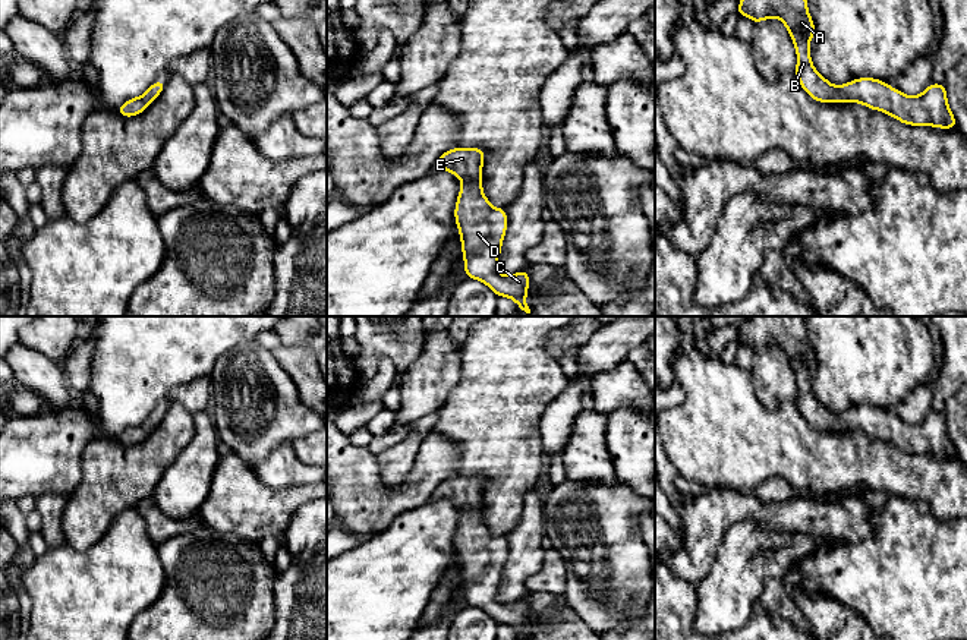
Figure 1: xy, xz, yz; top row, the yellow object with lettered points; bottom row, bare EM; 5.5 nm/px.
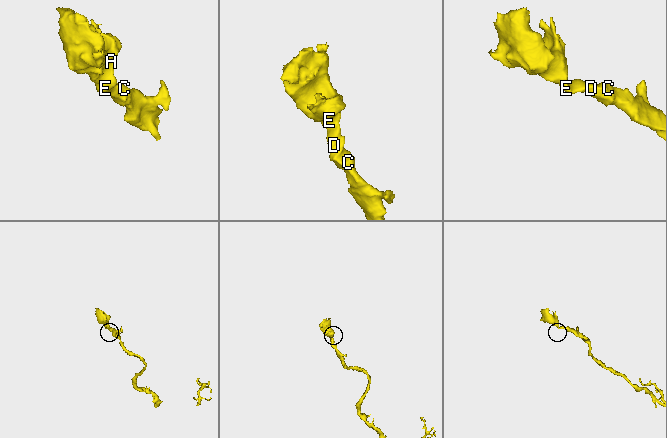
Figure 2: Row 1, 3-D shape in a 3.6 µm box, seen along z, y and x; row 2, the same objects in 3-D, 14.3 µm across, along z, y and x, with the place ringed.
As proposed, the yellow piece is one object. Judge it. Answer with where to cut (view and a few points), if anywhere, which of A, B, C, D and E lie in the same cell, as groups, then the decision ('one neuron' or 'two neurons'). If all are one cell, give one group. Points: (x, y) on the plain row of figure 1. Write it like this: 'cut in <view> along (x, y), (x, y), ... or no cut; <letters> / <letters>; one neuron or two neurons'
no cut; A B C D E; one neuron

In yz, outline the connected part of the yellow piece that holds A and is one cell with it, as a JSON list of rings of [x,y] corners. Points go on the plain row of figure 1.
[[[747,316],[736,338],[740,344],[749,344],[755,353],[772,344],[781,347],[788,357],[797,379],[796,406],[809,425],[819,431],[860,431],[872,438],[879,438],[910,454],[935,454],[941,457],[958,455],[946,428],[944,412],[930,412],[920,423],[910,425],[875,406],[859,406],[835,414],[815,395],[810,387],[809,369],[815,366],[815,351],[809,343],[806,316]]]

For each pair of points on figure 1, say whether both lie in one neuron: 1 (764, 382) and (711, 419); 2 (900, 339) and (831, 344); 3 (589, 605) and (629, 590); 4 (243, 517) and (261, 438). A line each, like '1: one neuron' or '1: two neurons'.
1: two neurons
2: one neuron
3: one neuron
4: two neurons

